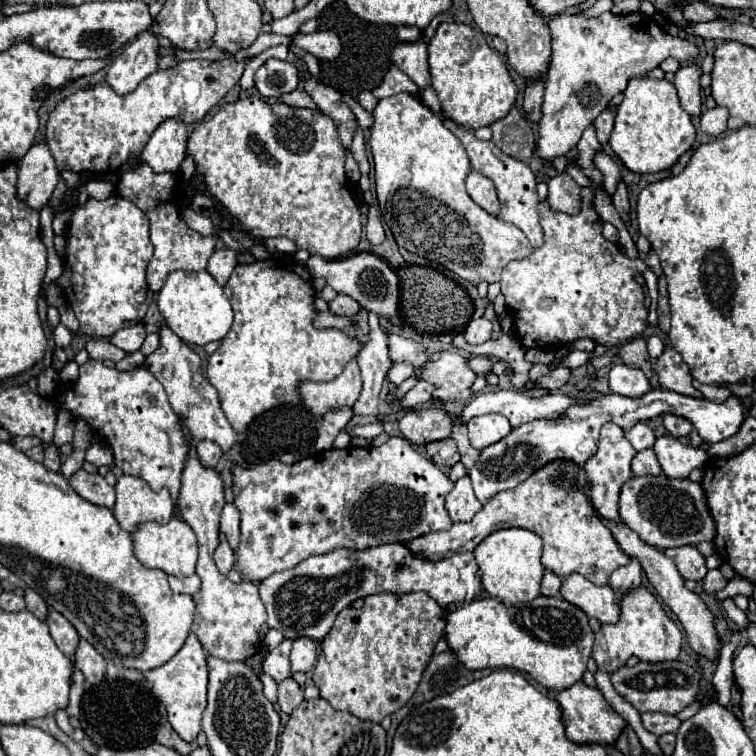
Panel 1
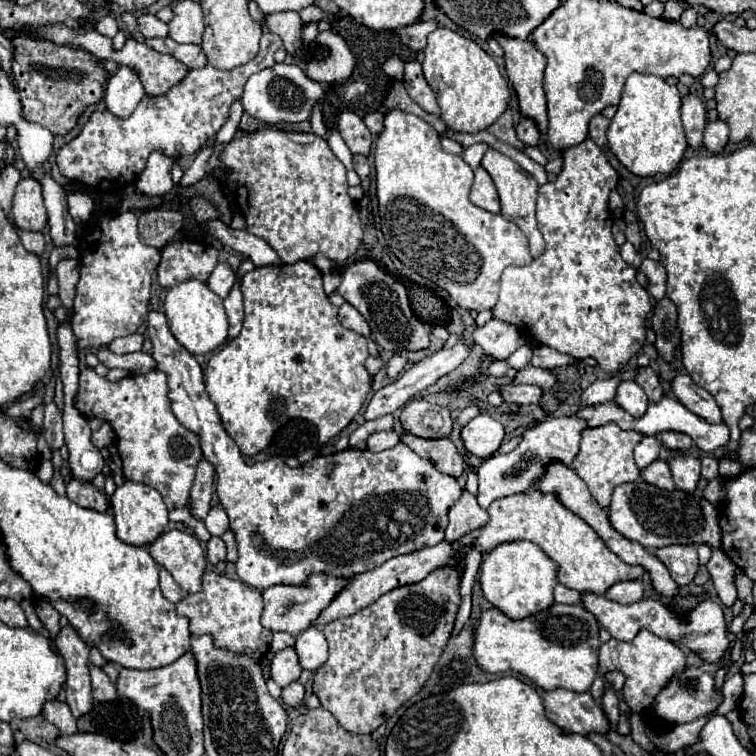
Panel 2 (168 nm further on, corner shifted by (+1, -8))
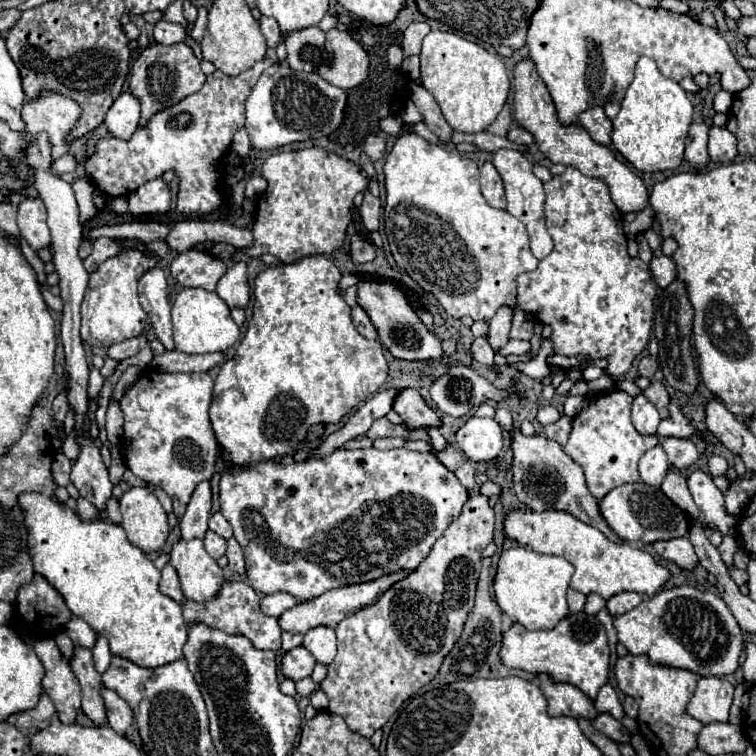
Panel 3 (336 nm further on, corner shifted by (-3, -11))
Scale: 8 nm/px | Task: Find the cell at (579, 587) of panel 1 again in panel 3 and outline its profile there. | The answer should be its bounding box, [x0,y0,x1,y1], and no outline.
[614,587,742,677]

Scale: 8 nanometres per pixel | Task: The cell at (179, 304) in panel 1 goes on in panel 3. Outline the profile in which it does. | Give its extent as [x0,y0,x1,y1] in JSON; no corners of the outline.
[172,287,240,353]

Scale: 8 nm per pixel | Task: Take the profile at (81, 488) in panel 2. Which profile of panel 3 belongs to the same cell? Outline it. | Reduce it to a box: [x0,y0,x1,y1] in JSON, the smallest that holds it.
[78,497,100,521]

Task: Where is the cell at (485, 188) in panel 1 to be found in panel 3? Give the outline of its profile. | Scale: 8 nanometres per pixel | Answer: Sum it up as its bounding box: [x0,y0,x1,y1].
[480,161,506,209]

